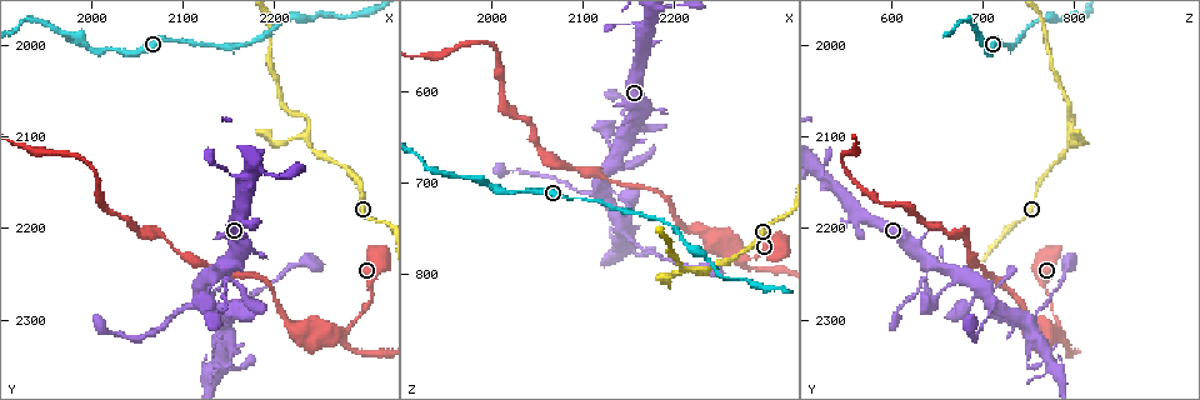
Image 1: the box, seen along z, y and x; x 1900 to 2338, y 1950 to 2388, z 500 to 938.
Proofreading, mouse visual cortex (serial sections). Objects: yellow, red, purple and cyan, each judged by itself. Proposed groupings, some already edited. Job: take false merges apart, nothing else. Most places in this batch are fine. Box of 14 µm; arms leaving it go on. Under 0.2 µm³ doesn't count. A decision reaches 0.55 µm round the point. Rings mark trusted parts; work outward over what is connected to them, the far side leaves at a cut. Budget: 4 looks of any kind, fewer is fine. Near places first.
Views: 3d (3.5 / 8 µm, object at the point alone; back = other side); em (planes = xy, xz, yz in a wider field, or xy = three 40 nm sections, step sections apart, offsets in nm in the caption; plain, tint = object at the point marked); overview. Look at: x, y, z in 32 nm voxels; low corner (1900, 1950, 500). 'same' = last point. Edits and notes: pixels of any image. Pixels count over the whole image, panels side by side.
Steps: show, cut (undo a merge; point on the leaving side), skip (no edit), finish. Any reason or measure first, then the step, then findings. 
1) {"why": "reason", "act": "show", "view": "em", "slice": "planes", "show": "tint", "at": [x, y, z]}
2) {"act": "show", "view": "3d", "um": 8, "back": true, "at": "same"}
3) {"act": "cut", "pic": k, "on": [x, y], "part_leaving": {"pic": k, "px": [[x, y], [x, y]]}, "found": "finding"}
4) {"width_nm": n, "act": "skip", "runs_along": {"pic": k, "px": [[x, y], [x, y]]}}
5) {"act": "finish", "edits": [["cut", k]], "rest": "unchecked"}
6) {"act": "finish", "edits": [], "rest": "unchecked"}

{"why": "three arms meet", "act": "show", "view": "3d", "um": 3.5, "at": [2275, 2315, 785]}

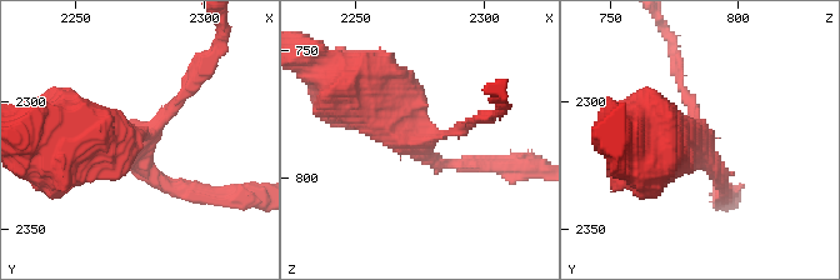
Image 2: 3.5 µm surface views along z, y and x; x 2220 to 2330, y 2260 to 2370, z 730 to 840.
{"arms": 3, "arm_widths_nm": [150, 150, 700], "act": "show", "view": "em", "slice": "xy", "step": 3, "show": "tint", "at": [2277, 2315, 785]}

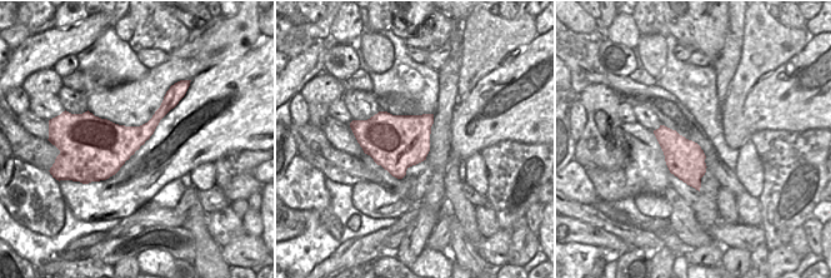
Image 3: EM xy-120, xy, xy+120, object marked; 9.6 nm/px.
{"act": "skip", "runs_along": {"pic": 2, "px": [[195, 79], [141, 140], [69, 136]]}, "found": "all the same cell"}

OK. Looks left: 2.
{"act": "show", "view": "3d", "um": 8, "at": [2145, 2300, 755]}

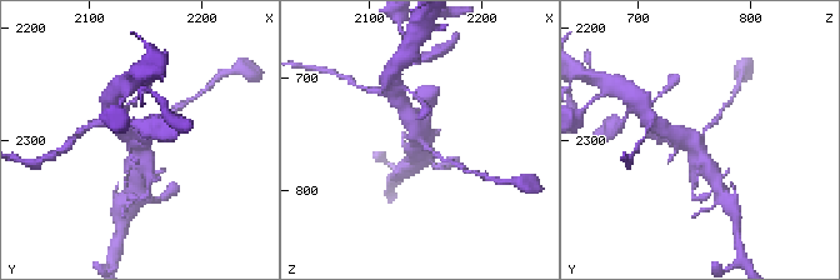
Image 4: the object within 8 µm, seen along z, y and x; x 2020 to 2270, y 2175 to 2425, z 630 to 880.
{"act": "show", "view": "em", "slice": "planes", "show": "tint", "at": [2146, 2300, 756]}

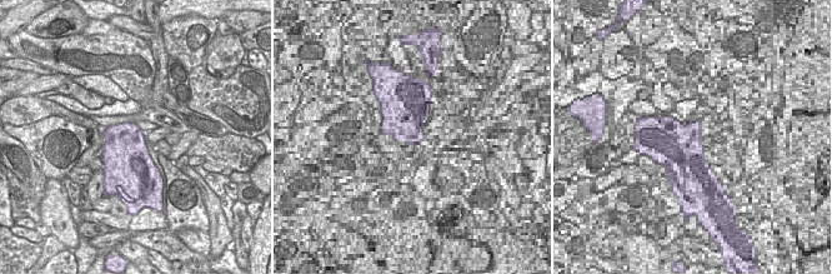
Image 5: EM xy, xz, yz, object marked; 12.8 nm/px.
{"act": "skip", "runs_along": {"pic": 4, "px": [[664, 128], [690, 140], [710, 171]]}, "found": "all the same cell"}

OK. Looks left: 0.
{"act": "finish", "edits": [], "rest": "unchecked"}

